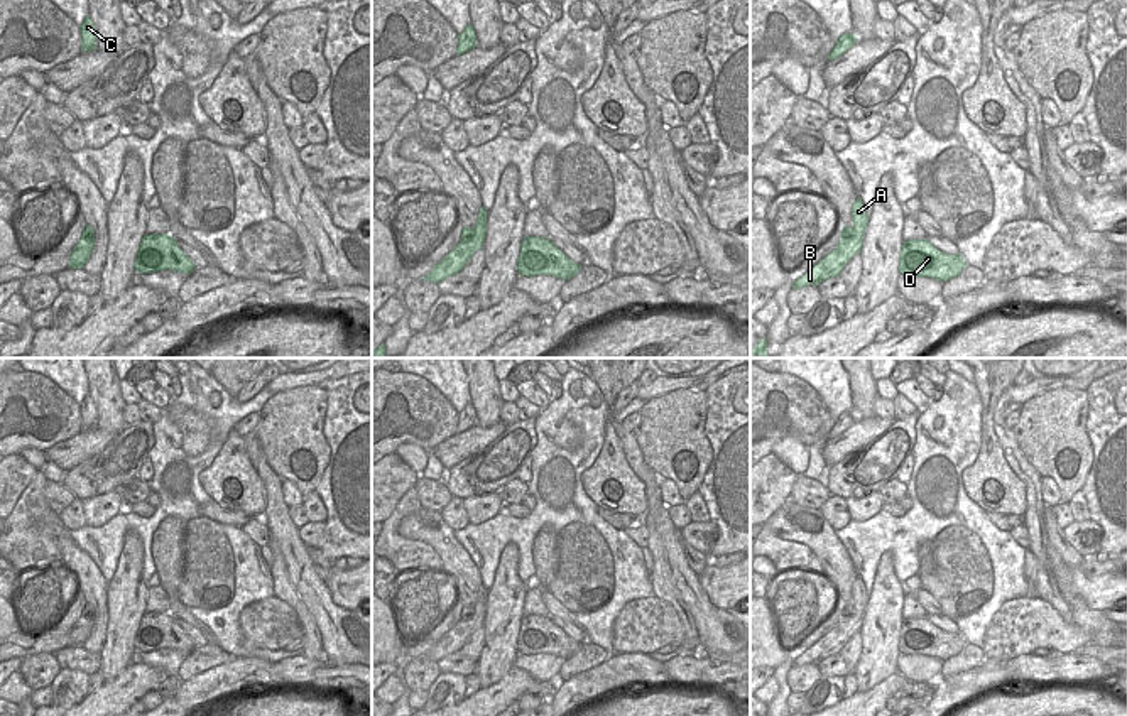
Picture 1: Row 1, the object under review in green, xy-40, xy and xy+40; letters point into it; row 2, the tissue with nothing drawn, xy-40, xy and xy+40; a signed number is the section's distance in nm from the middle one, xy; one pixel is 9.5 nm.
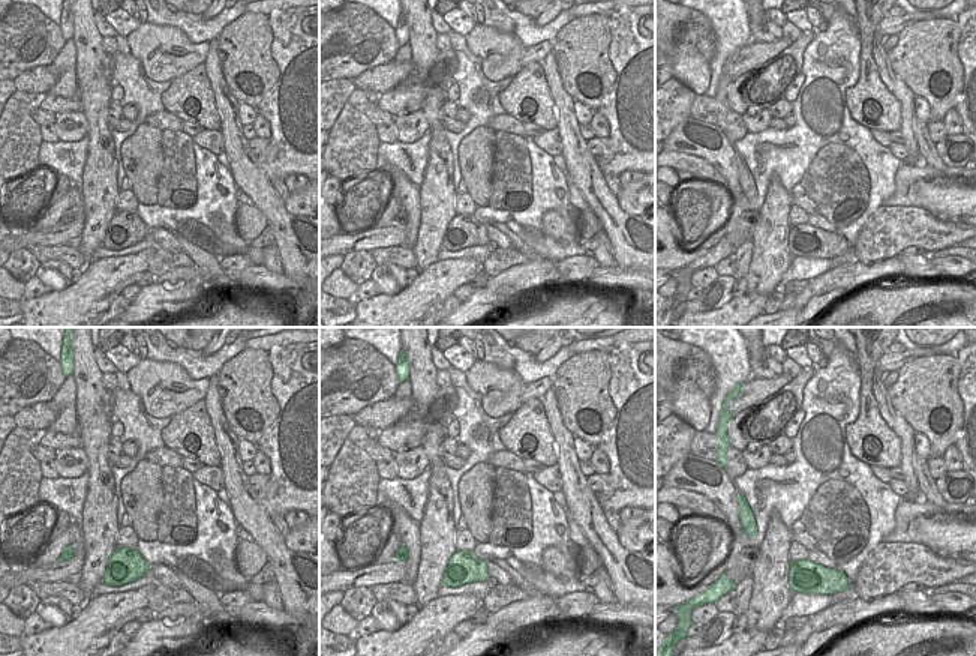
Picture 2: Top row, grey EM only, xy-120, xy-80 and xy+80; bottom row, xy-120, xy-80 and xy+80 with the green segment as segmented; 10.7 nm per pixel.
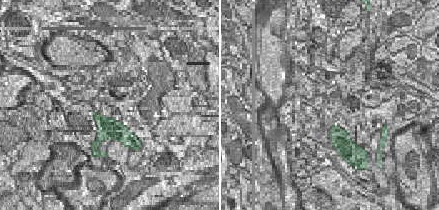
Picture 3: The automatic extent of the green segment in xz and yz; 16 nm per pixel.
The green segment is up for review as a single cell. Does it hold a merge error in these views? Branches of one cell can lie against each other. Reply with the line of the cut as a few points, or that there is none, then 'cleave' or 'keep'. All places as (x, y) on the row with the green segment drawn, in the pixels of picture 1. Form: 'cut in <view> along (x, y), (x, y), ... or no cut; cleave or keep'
cut in xy+40 along (854, 227), (854, 235), (838, 244); cleave

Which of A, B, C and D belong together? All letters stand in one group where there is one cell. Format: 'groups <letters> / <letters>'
groups A B C / D

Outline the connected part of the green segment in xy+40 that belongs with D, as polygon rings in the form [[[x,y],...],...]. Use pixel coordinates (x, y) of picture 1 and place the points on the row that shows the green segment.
[[[906,240],[899,255],[899,274],[904,277],[931,277],[946,282],[961,274],[966,262],[960,255],[948,255],[924,240]]]

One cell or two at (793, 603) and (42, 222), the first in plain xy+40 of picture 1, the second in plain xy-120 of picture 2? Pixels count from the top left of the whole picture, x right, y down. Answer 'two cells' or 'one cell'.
two cells

